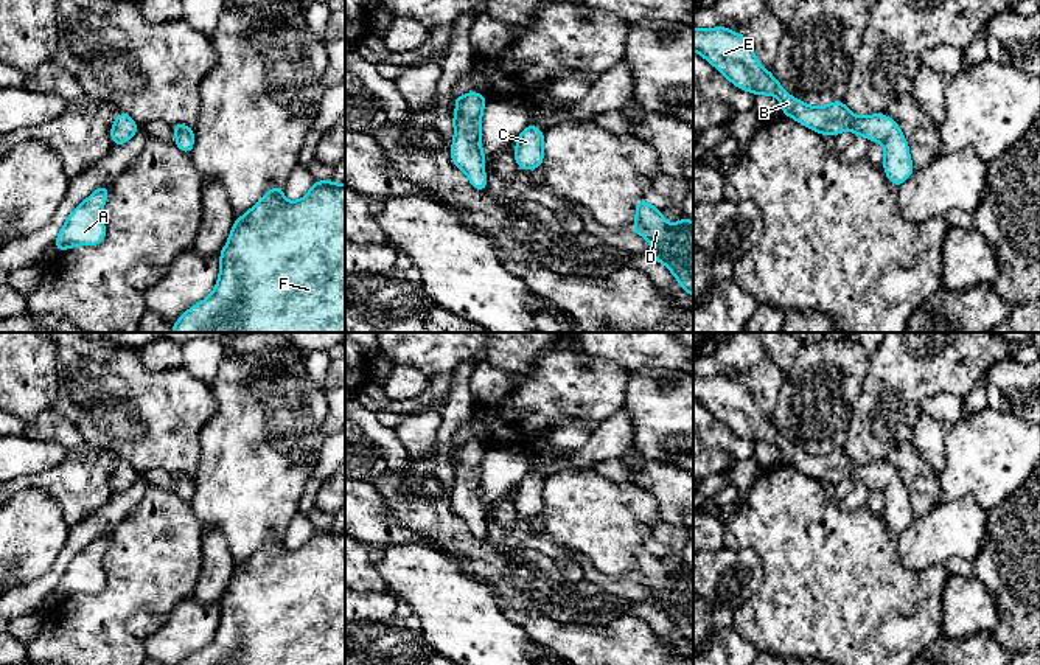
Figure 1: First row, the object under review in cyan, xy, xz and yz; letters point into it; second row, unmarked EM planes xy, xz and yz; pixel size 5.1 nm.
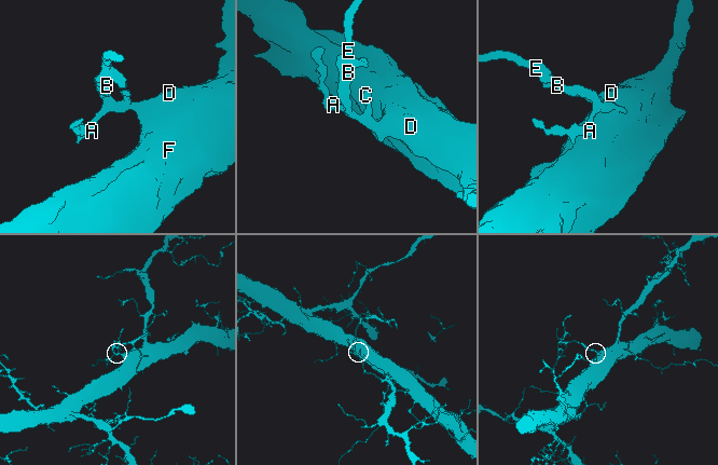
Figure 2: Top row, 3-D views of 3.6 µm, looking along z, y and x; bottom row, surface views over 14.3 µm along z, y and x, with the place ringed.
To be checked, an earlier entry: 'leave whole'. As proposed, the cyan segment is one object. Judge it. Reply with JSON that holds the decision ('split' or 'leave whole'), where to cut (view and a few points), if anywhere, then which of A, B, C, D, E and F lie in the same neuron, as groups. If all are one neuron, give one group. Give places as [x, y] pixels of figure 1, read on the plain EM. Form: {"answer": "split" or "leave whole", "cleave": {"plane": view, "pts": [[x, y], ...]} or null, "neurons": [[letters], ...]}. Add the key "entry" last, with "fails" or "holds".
{"answer": "leave whole", "cleave": null, "neurons": [["A", "B", "C", "D", "E", "F"]], "entry": "holds"}

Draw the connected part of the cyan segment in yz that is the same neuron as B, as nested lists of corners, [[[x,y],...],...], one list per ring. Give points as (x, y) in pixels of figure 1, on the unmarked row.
[[[726,374],[693,376],[693,399],[717,415],[735,435],[754,443],[776,444],[780,449],[783,463],[821,483],[836,485],[849,477],[853,483],[880,489],[885,494],[883,517],[892,533],[900,534],[914,521],[908,489],[899,472],[886,461],[860,466],[843,449],[813,455],[796,447],[785,440],[770,418],[759,412],[746,385]]]

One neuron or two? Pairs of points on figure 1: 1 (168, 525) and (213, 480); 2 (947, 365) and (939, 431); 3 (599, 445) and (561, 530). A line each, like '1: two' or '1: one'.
1: two
2: two
3: two

